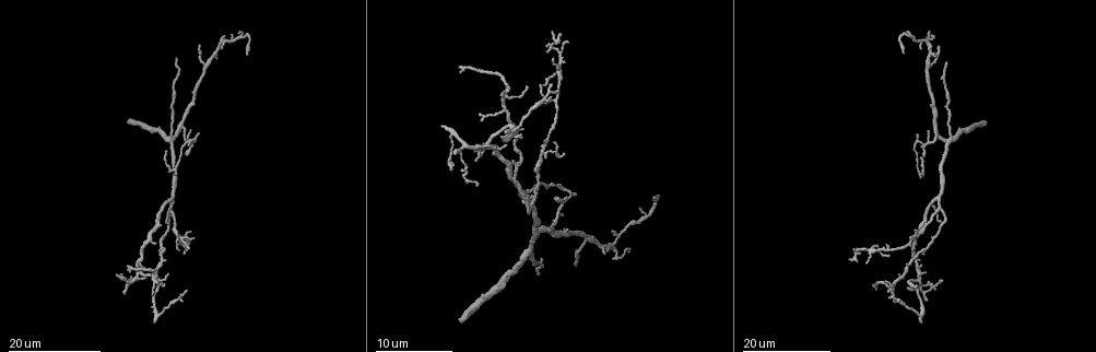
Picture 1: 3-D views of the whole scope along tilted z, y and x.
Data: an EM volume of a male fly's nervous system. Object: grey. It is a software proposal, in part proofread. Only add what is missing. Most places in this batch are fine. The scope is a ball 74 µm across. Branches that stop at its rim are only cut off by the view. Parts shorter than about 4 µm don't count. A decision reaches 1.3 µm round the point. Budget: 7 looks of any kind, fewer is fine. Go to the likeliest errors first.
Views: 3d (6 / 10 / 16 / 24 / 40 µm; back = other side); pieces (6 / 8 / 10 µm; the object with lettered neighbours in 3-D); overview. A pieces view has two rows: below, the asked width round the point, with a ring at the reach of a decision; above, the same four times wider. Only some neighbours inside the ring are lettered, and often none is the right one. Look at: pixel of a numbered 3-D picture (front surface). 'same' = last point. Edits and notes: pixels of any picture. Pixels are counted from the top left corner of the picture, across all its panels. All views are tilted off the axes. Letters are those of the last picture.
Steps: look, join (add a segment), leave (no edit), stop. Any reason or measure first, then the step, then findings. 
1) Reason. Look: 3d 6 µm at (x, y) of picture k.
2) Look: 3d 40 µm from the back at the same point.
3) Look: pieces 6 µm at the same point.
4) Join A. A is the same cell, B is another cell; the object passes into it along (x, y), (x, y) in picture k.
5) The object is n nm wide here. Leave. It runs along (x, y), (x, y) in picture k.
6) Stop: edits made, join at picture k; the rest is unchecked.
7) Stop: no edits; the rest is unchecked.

Branch stops here. Look: 3d 16 µm at (923, 160) of picture 1.

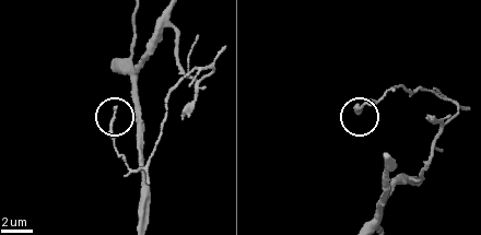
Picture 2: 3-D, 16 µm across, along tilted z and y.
Look: pieces 10 µm at (113, 109) of picture 2.

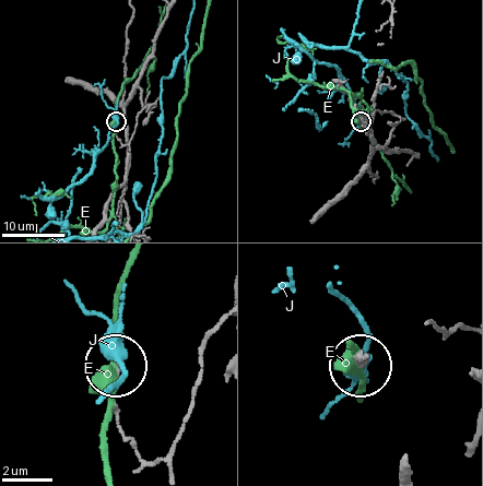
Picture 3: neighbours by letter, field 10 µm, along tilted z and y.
The object is 140 nm wide here. Leave. E and J are other cells; it runs along (216, 329), (176, 442), (160, 458), (124, 437), (116, 370) in picture 3; none of them fits.

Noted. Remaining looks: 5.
Branch stops here. Look: 3d 16 µm at (558, 198) of picture 1.

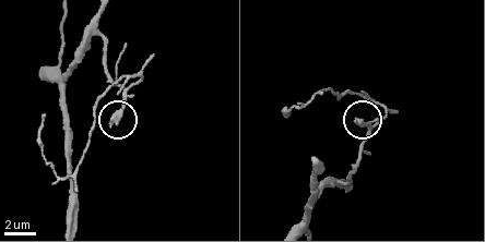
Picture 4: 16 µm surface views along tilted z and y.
See the neighbours. Look: pieces 10 µm at (114, 123) of picture 4.

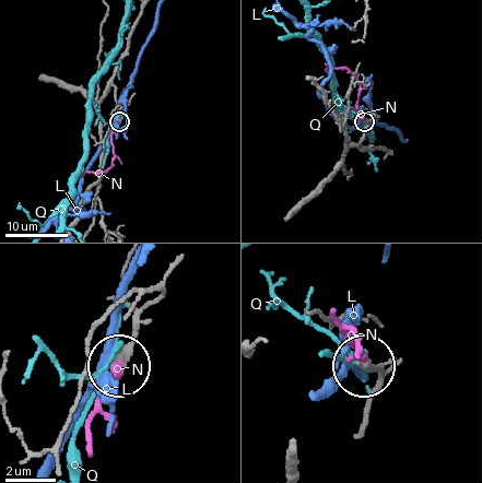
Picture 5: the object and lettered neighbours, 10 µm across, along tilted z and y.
Join N. N is the same cell, L and Q are other cells; the neuron continues.

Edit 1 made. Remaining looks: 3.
Look: overview.

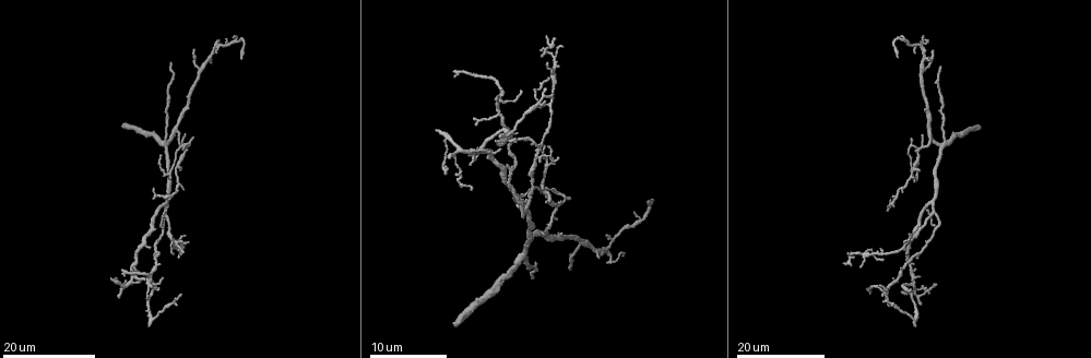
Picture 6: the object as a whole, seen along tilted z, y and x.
Thin end. Look: 3d 24 µm at (647, 203) of picture 6.

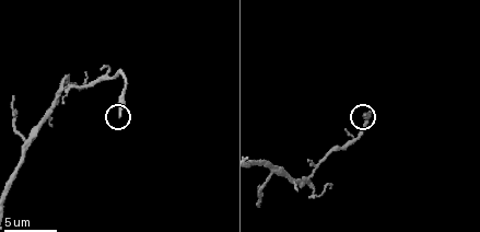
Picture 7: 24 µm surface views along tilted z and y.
Look: pieces 10 µm at (119, 117) of picture 7.

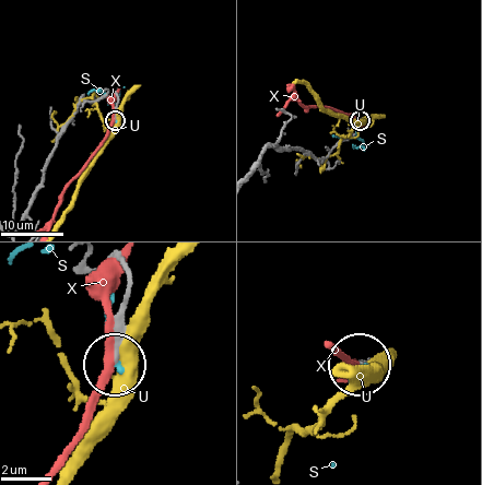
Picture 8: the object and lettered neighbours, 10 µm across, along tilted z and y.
Leave. S, U and X are other cells; it runs along (118, 260), (128, 294), (116, 364) in picture 8; no lettered segment goes on from it.

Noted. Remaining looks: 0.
Stop: edits made, join at picture 5; the rest is unchecked.

